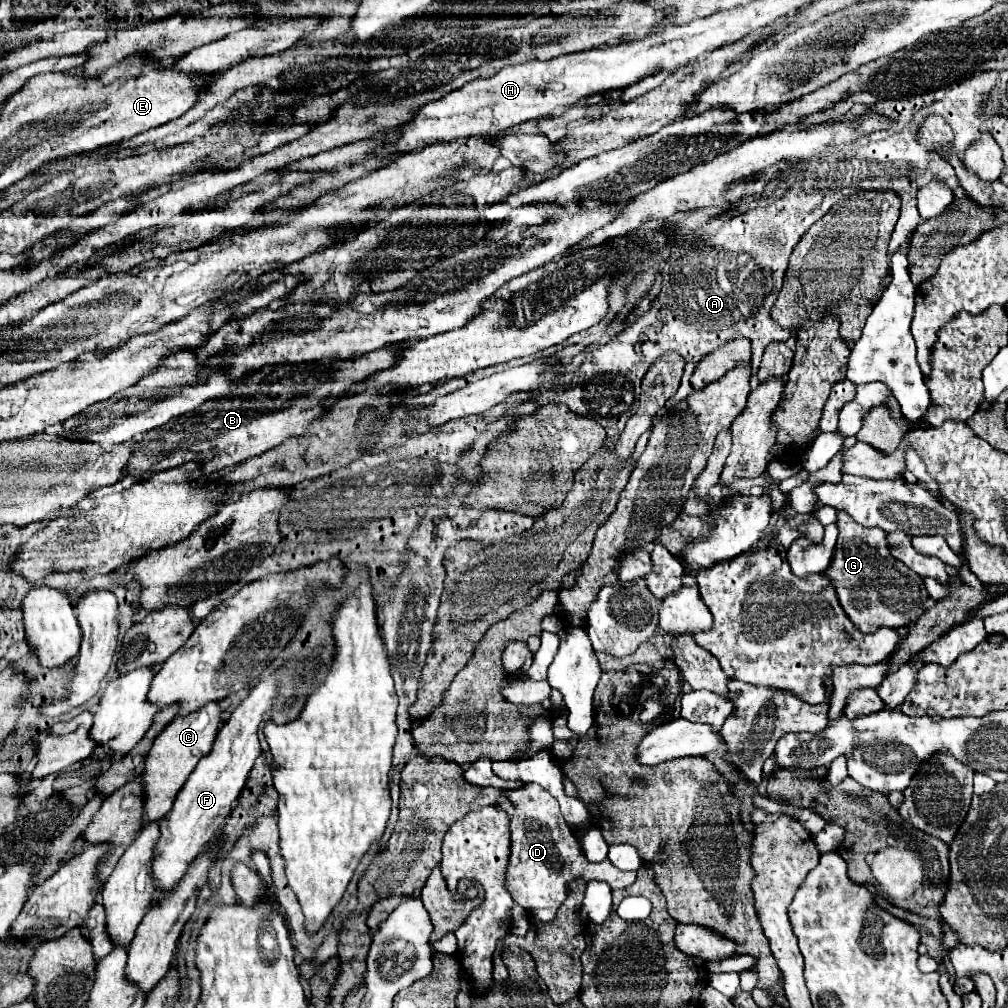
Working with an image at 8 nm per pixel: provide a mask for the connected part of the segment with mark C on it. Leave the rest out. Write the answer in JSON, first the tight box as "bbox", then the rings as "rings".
{"bbox":[143,702,225,826],"rings":[[[211,702],[199,708],[199,712],[189,712],[187,716],[175,716],[173,722],[155,738],[153,748],[147,754],[147,764],[143,772],[145,796],[147,796],[147,812],[143,818],[143,826],[155,820],[161,820],[175,802],[179,788],[187,782],[187,776],[195,770],[195,764],[211,752],[215,736],[225,722],[225,708],[221,702]]]}

